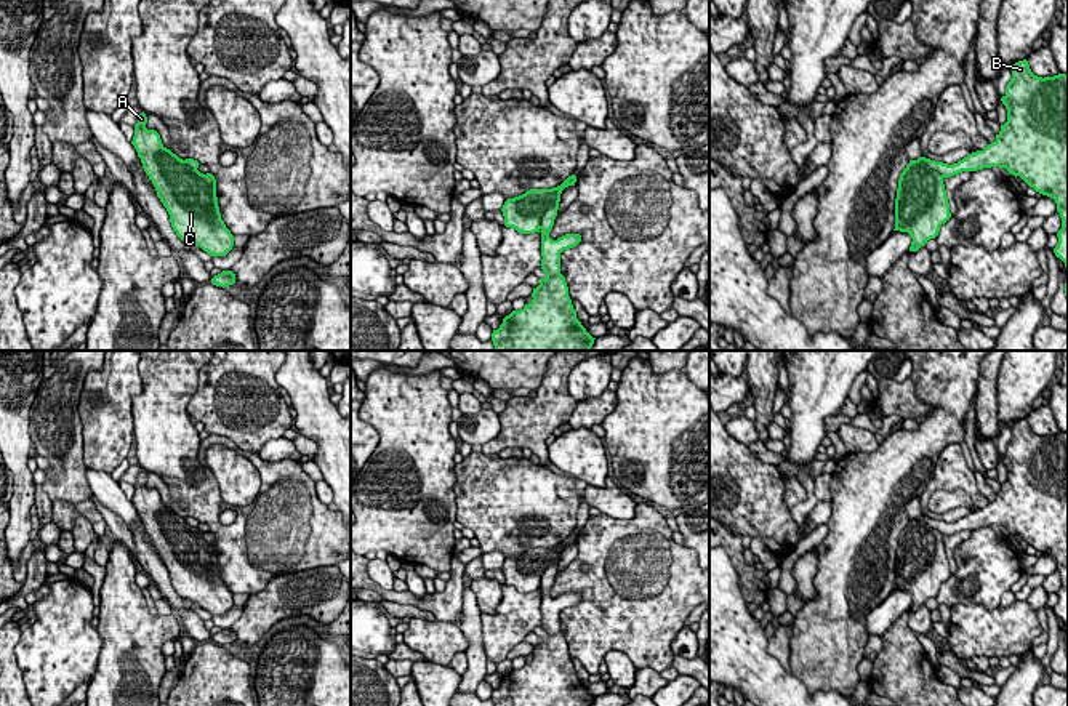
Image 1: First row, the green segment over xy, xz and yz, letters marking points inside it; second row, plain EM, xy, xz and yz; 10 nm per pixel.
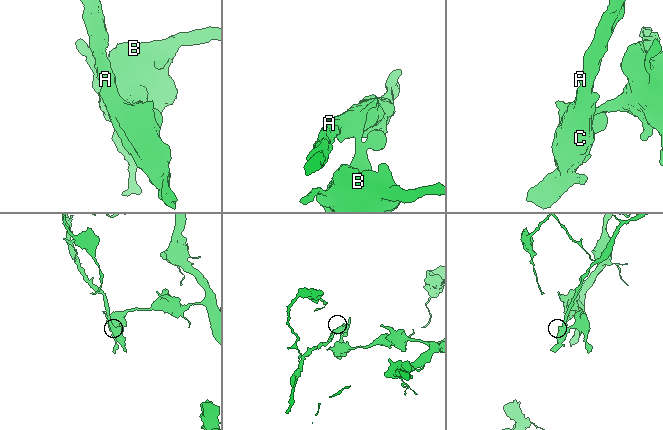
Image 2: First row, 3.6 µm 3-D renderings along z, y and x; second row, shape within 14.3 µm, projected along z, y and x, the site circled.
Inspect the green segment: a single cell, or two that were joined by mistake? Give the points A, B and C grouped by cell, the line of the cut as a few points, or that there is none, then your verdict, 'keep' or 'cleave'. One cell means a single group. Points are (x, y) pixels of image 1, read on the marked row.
groups A C / B; cut xz (556, 188), (559, 199), (546, 210), (540, 228); cleave

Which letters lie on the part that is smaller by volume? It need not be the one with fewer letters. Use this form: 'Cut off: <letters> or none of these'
Cut off: A, C

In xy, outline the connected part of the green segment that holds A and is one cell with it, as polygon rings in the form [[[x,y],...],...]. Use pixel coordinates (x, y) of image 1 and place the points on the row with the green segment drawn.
[[[143,112],[138,115],[131,144],[170,215],[173,231],[210,256],[226,256],[234,247],[234,235],[221,219],[215,176],[189,168],[146,123]]]

